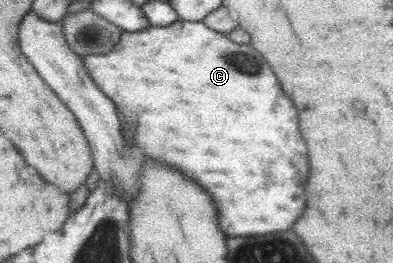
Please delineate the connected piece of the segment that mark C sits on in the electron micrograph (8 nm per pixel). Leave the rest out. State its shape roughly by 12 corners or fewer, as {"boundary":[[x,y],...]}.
{"boundary":[[202,22],[80,57],[228,236],[306,202],[296,108]]}

